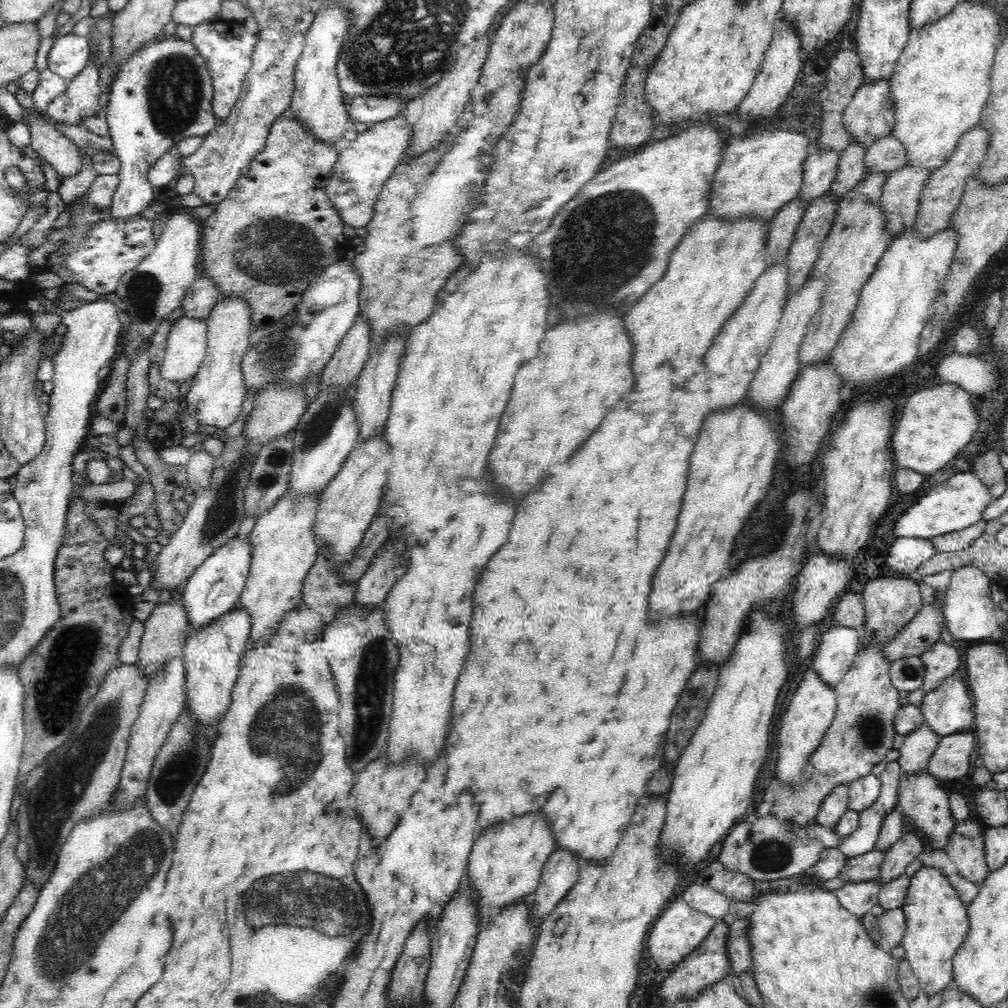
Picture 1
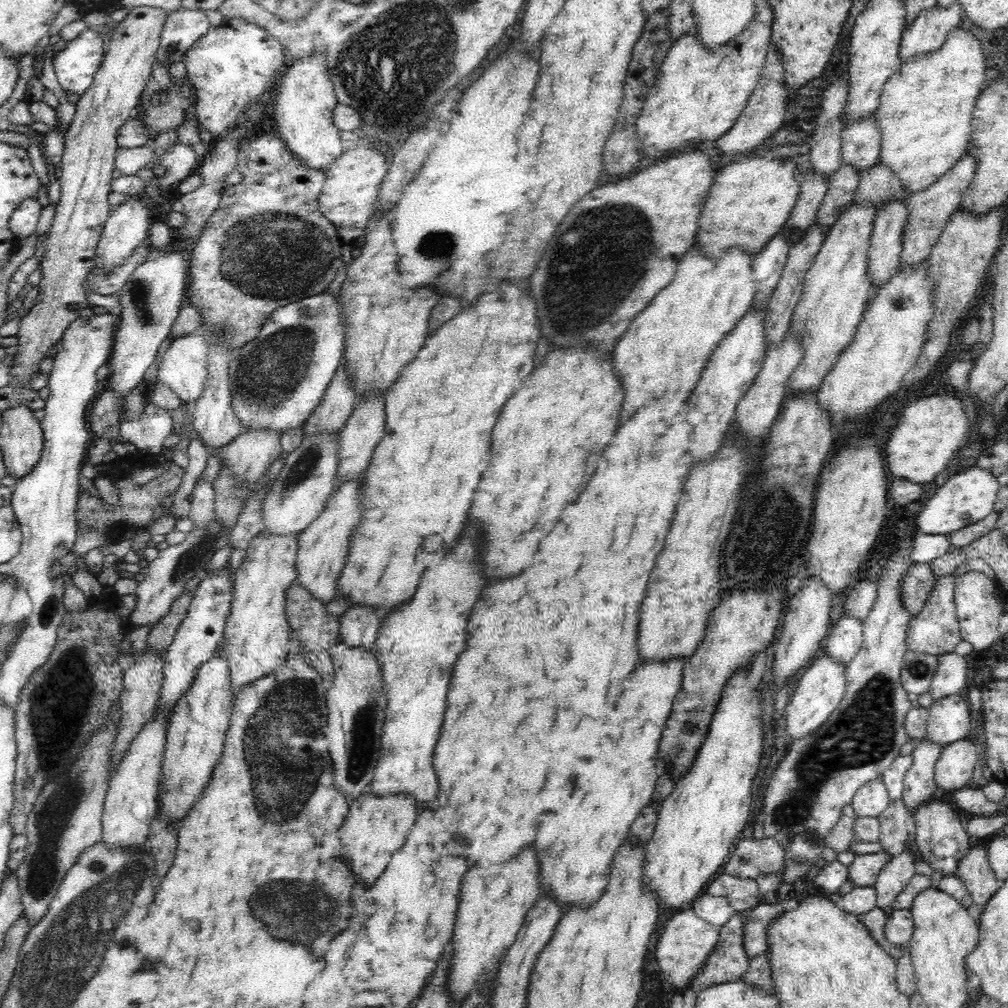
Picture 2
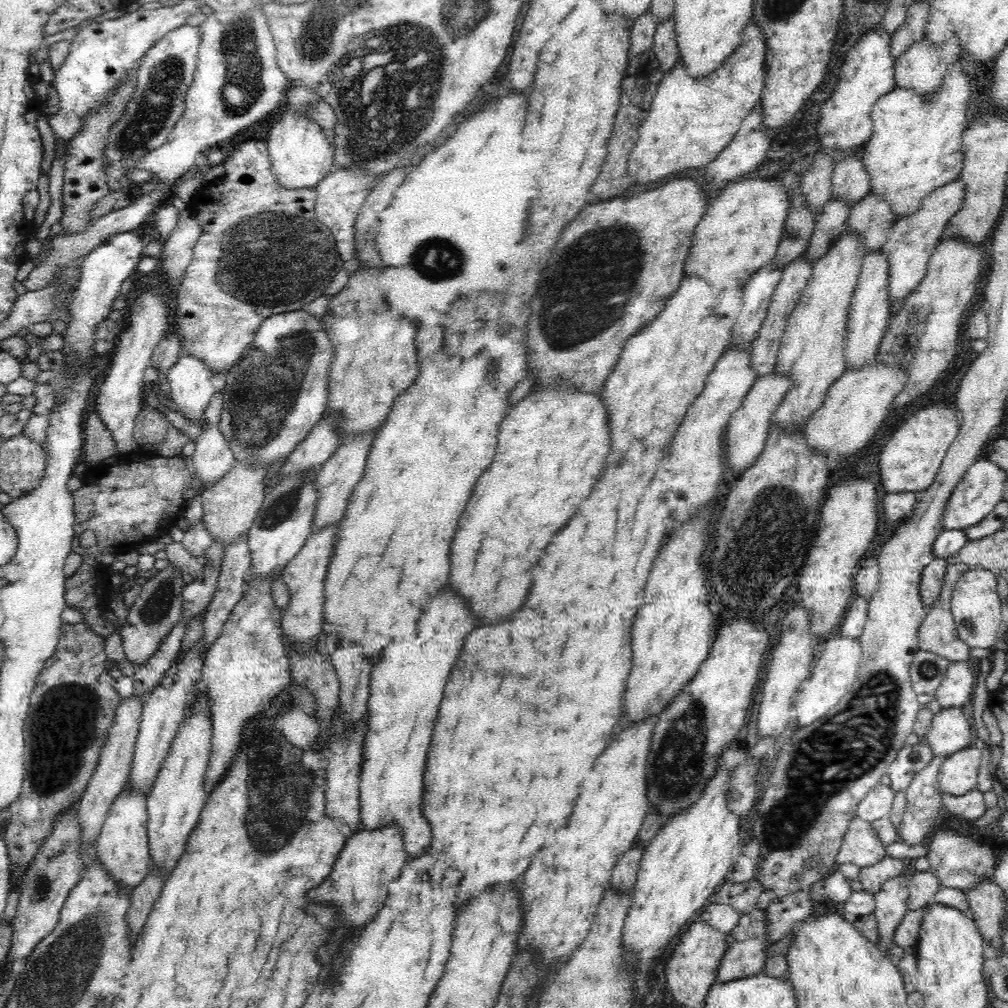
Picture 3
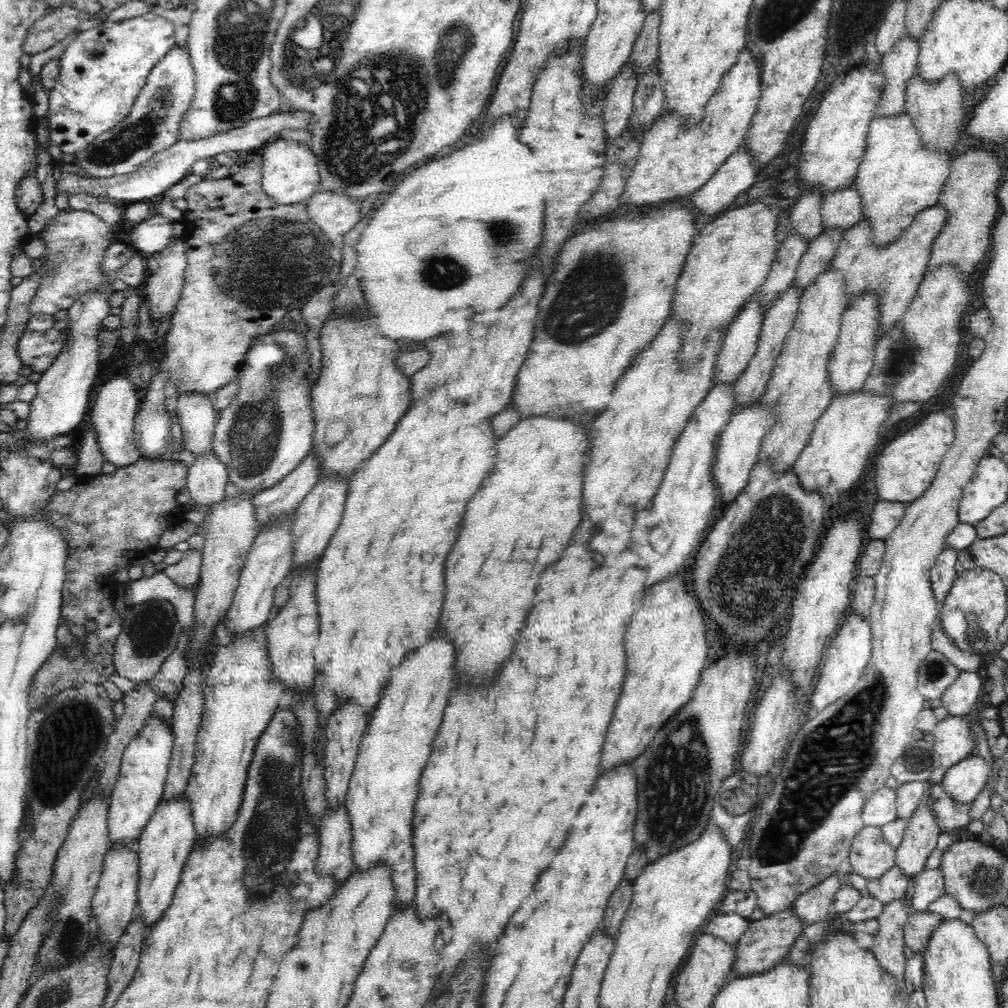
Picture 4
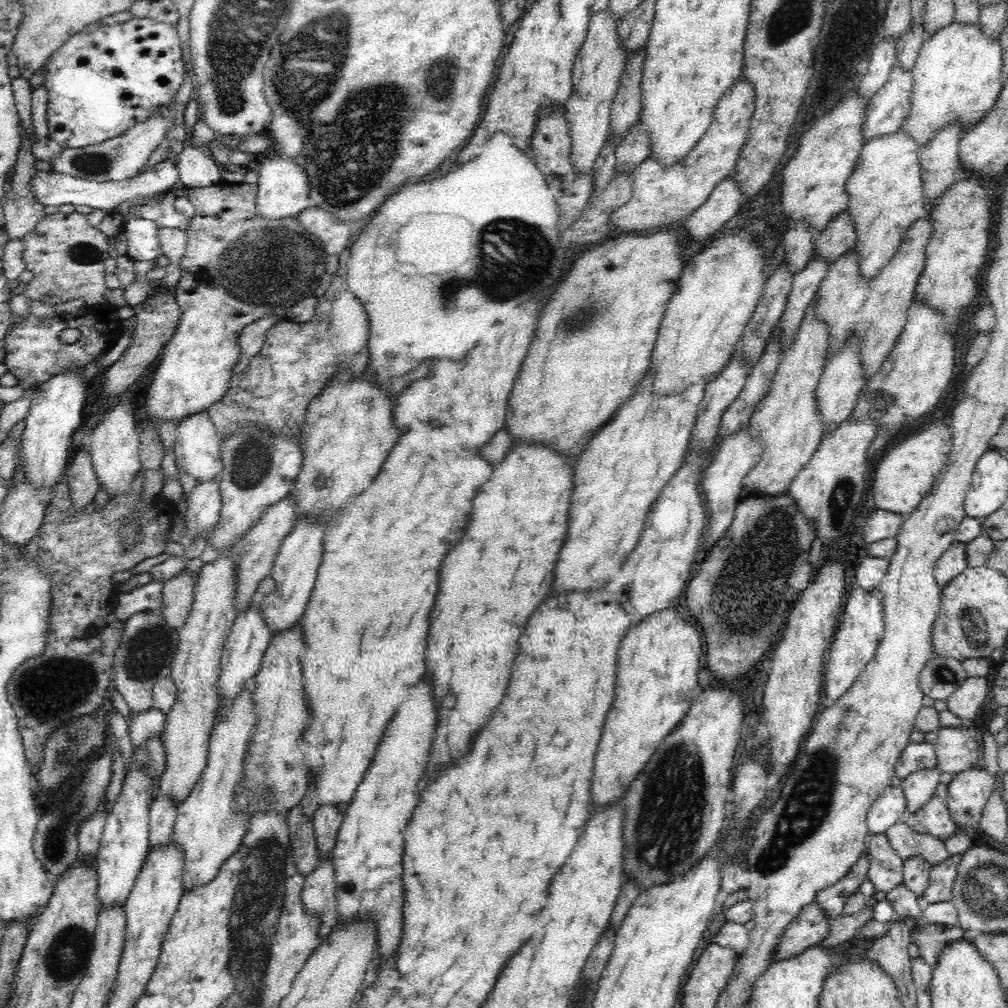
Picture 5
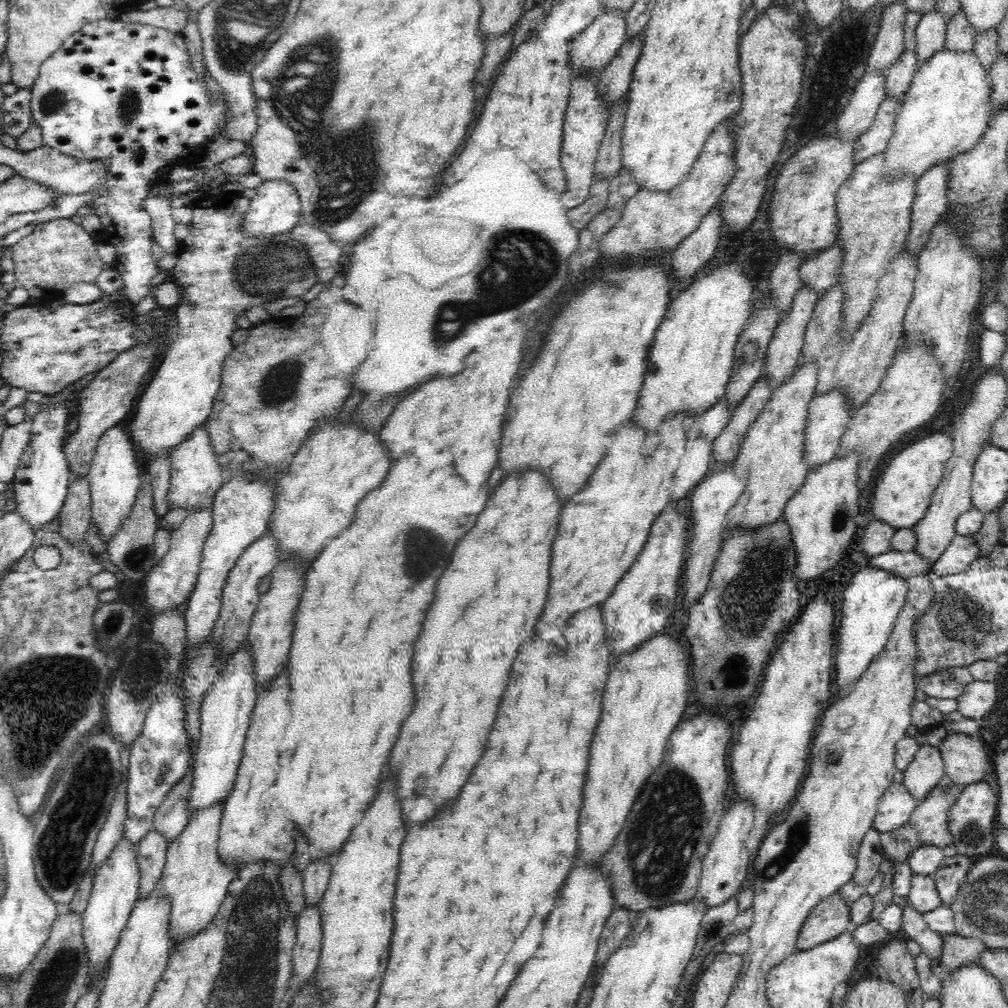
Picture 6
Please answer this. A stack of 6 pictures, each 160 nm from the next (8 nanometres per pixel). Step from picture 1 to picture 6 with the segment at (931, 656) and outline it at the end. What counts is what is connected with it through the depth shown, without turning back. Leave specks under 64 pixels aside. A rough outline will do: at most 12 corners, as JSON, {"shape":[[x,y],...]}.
{"shape":[[972,681],[956,699],[958,713],[984,718],[996,702],[994,682]]}

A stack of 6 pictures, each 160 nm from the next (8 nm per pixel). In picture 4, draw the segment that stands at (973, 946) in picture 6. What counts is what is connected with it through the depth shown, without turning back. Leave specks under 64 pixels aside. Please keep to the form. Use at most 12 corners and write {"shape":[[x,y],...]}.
{"shape":[[927,910],[904,923],[905,945],[922,954],[941,920]]}

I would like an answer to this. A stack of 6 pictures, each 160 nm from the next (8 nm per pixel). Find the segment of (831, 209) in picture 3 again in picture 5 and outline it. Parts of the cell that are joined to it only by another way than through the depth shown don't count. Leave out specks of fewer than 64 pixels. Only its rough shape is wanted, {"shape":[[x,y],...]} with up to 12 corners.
{"shape":[[811,257],[793,276],[780,325],[782,353],[792,344],[805,310],[817,299],[828,270]]}

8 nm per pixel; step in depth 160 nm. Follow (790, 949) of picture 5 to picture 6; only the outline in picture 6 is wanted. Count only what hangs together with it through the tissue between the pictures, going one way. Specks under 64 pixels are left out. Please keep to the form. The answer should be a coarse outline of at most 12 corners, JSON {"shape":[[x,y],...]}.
{"shape":[[836,892],[812,908],[795,949],[831,941],[851,927]]}

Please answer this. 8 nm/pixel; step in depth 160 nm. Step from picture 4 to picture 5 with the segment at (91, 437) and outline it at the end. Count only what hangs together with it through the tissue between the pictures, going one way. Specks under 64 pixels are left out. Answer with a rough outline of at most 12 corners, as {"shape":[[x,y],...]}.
{"shape":[[86,446],[65,475],[72,507],[93,502],[100,486]]}

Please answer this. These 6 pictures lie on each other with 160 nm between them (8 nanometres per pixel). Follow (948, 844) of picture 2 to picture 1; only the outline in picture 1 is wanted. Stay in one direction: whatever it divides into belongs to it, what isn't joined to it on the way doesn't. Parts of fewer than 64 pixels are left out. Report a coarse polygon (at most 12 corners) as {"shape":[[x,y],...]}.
{"shape":[[929,772],[903,775],[903,813],[945,848],[957,822],[946,790]]}

